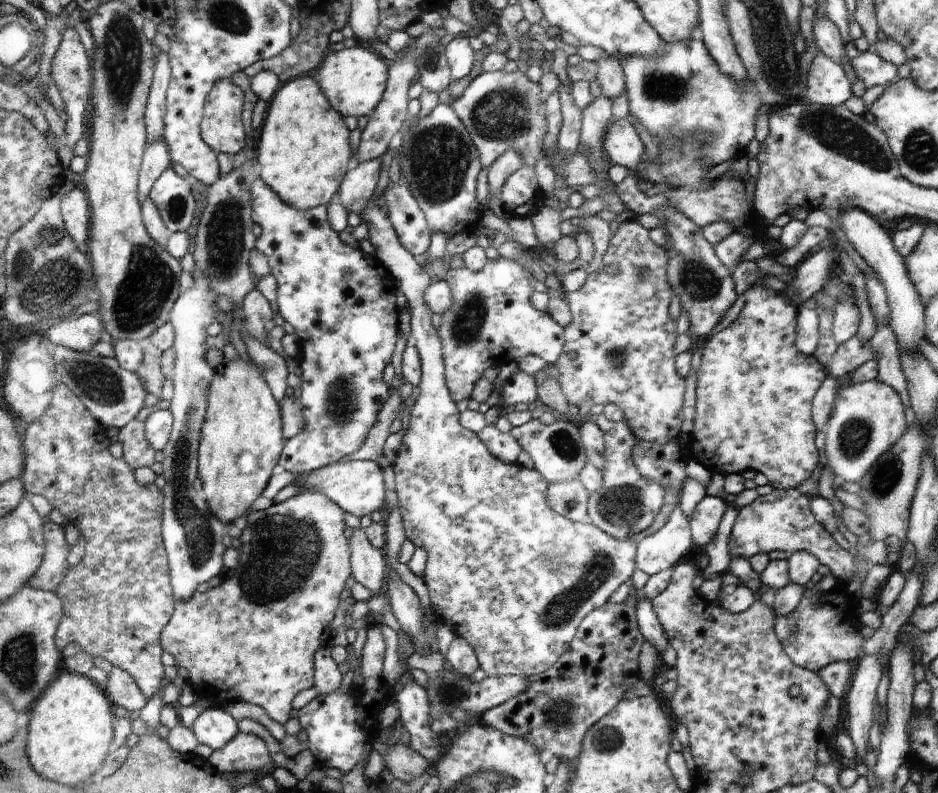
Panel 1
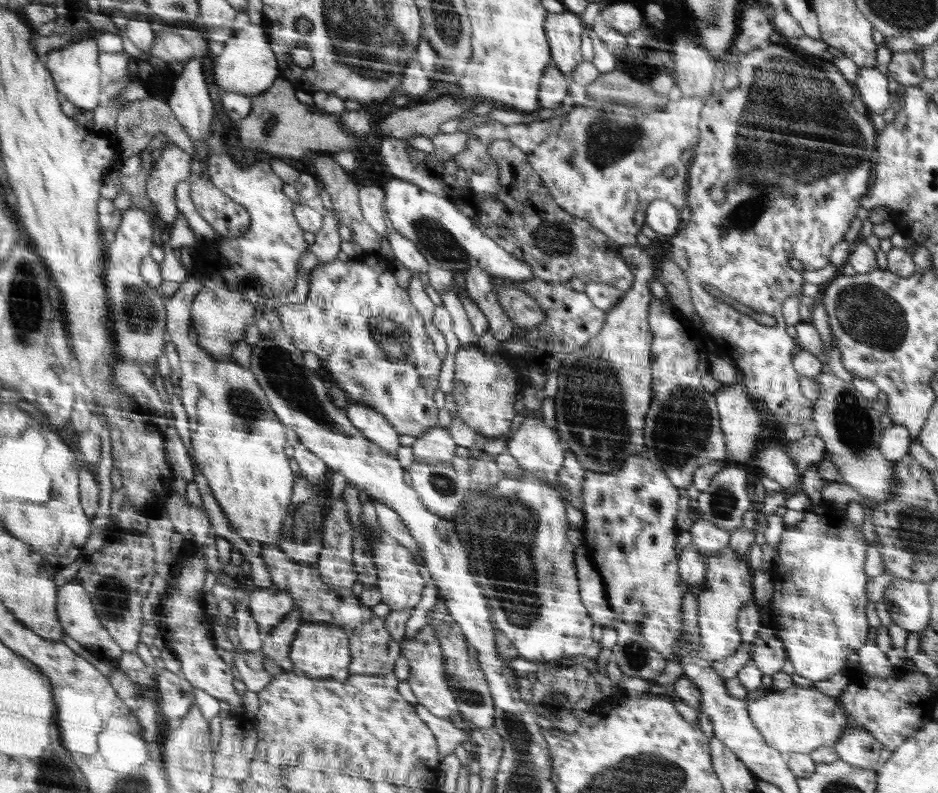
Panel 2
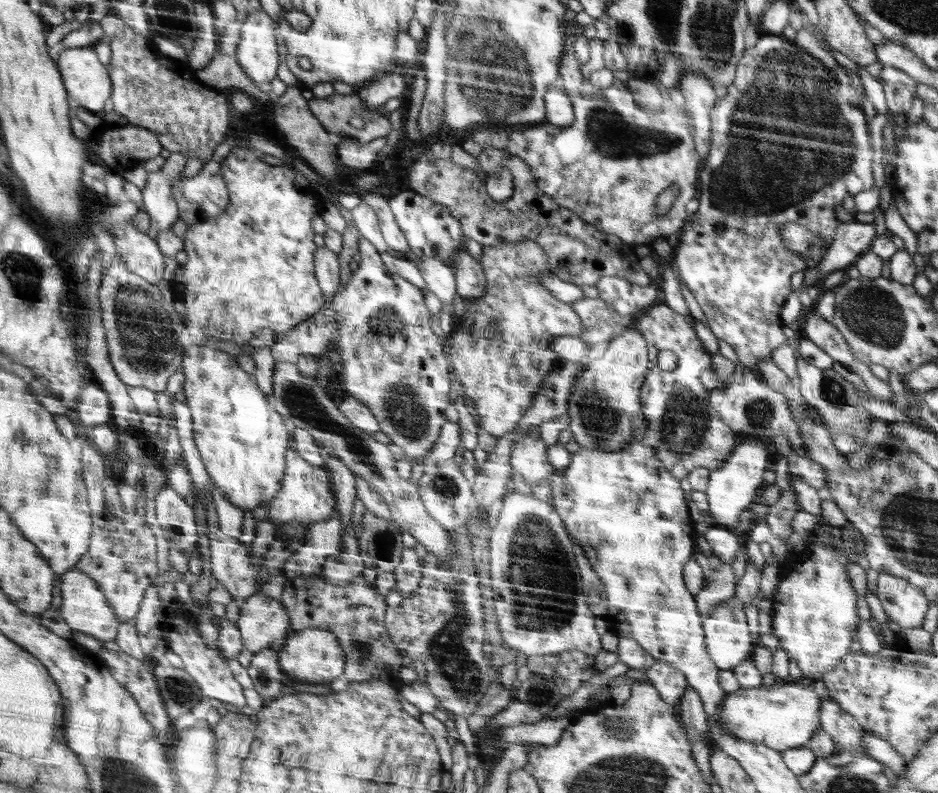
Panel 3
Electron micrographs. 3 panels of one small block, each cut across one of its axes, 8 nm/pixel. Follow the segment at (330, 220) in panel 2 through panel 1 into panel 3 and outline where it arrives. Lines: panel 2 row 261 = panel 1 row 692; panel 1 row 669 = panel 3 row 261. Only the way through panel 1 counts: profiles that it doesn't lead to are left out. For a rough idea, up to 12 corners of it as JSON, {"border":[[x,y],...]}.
{"border":[[320,247],[315,274],[330,302],[341,284],[339,255]]}

